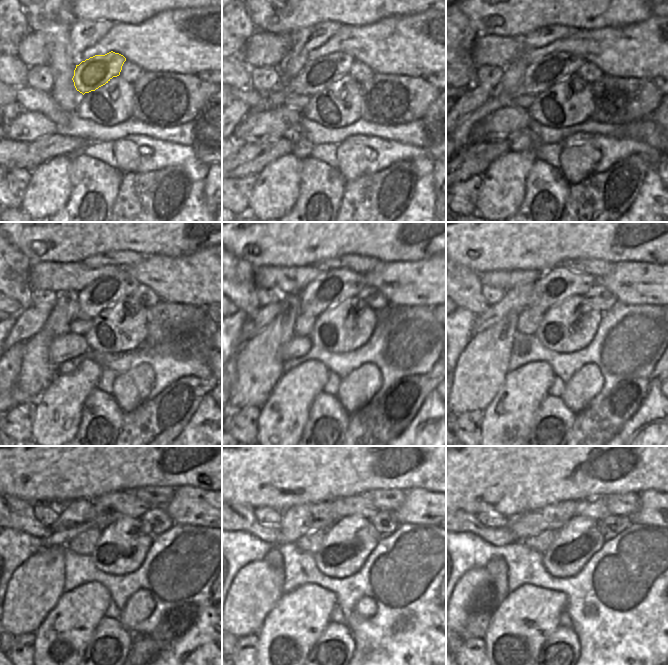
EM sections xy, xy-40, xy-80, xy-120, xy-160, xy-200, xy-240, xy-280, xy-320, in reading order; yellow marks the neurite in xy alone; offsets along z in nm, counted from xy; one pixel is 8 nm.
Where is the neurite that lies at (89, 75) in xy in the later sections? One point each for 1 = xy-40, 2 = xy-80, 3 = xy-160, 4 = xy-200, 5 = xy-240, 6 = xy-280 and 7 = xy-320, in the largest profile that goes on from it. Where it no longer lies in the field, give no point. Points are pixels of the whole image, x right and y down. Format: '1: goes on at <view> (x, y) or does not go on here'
1: goes on at xy-40 (316, 75)
2: goes on at xy-80 (539, 76)
3: goes on at xy-160 (334, 285)
4: goes on at xy-200 (558, 283)
5: goes on at xy-240 (109, 507)
6: goes on at xy-280 (355, 505)
7: goes on at xy-320 (596, 509)

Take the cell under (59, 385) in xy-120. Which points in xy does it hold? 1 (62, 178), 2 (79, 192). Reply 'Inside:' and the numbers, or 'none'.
Inside: 1

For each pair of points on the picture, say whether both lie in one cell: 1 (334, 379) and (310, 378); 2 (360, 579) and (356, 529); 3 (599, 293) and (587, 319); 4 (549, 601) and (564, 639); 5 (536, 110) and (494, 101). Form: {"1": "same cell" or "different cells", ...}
{"1": "different cells", "2": "different cells", "3": "different cells", "4": "different cells", "5": "different cells"}

